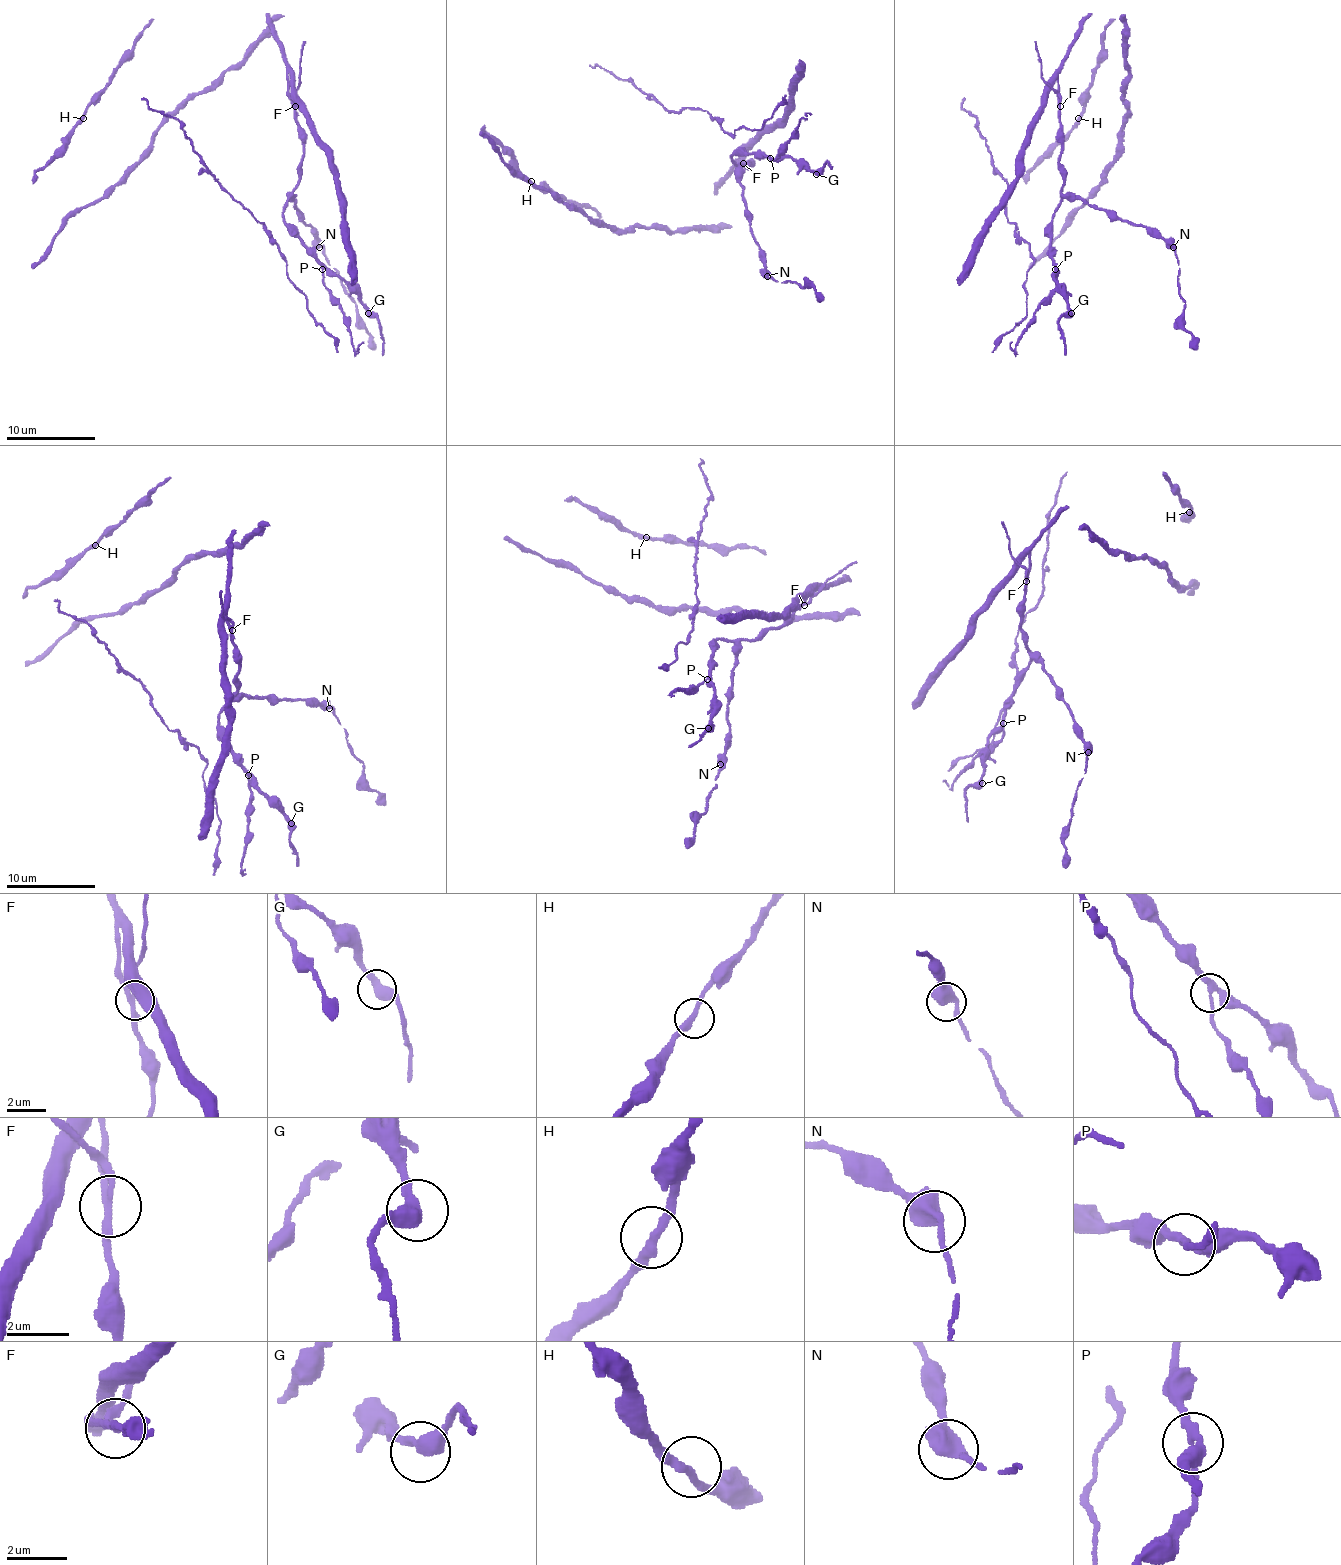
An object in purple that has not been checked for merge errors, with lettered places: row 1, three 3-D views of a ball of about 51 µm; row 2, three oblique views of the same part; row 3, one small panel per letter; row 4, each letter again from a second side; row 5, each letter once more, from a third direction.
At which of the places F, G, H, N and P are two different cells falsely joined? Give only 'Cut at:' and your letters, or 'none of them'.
Cut at: F, P

